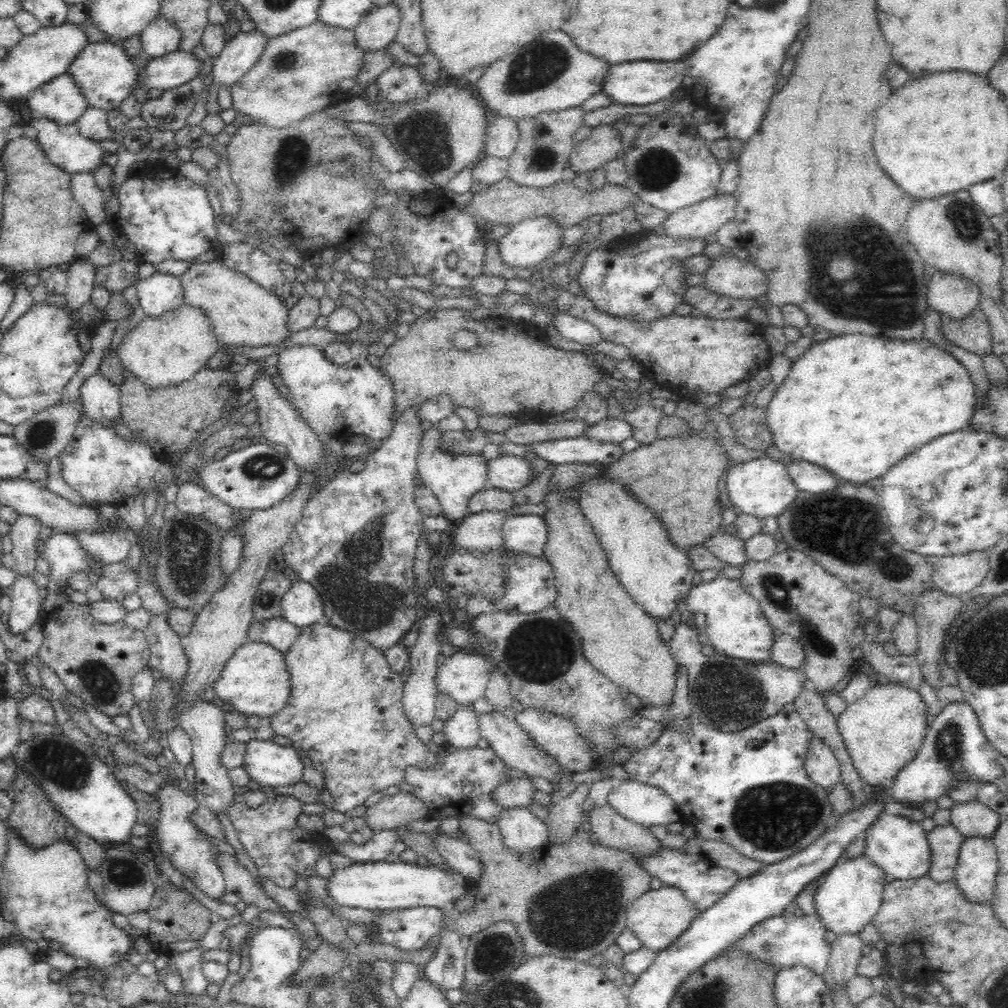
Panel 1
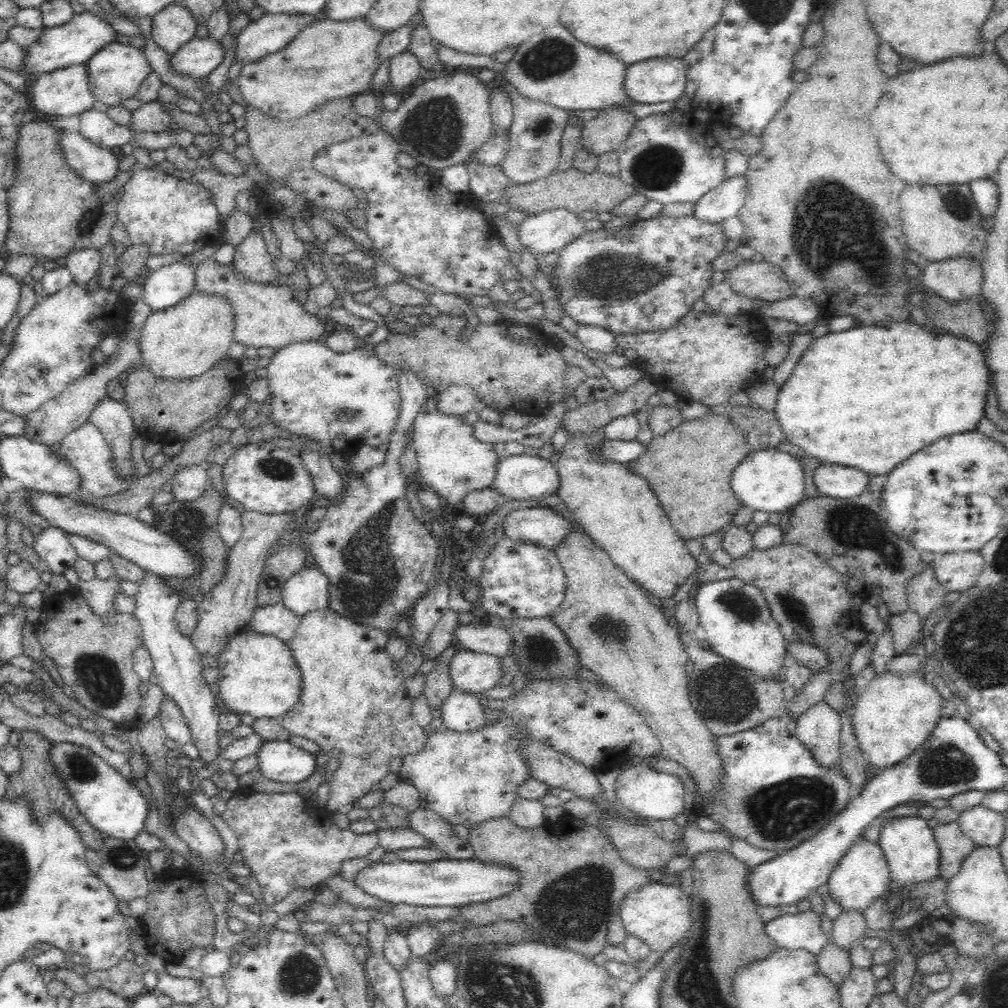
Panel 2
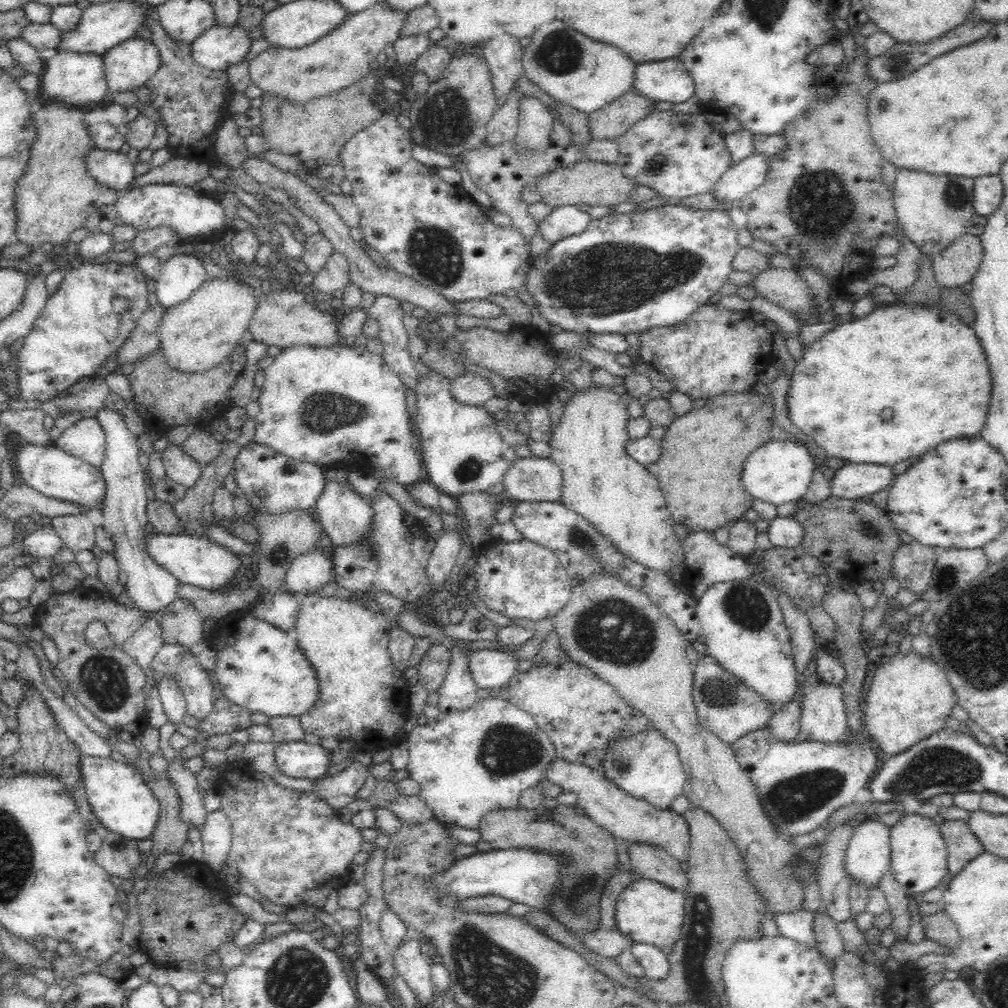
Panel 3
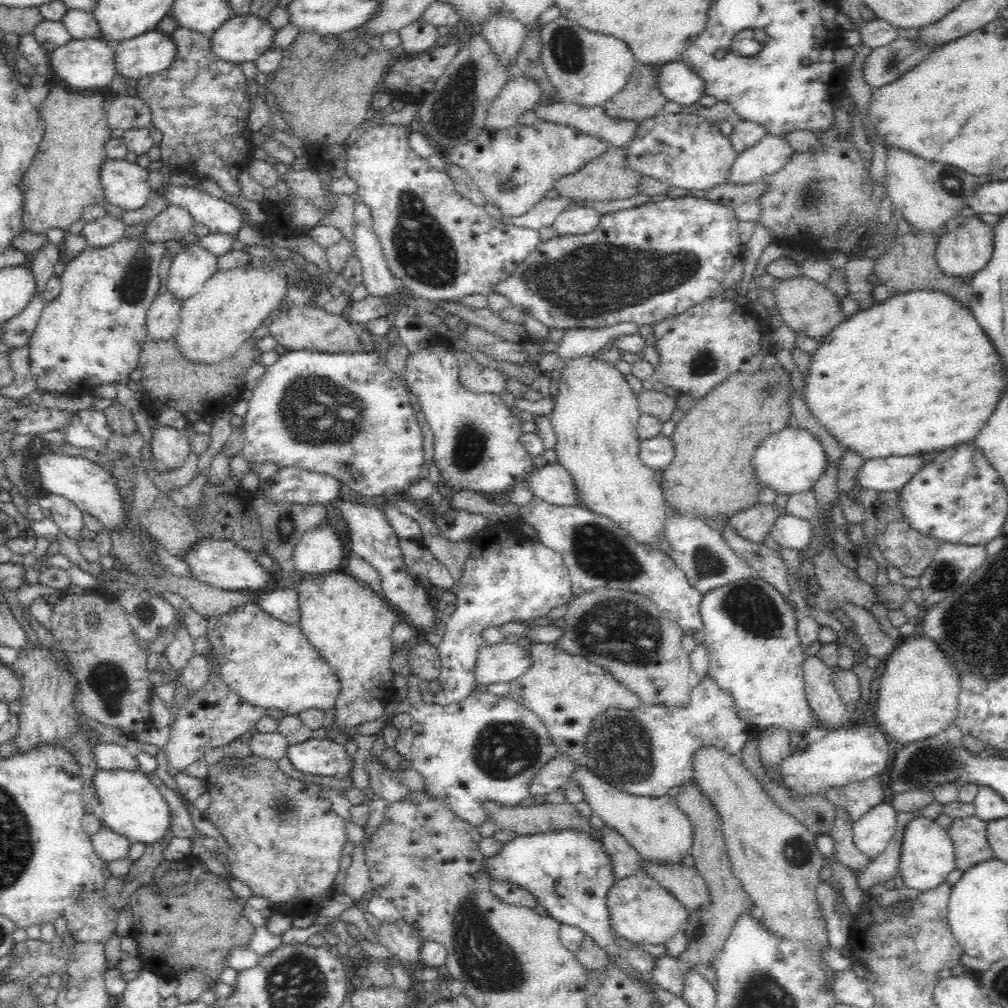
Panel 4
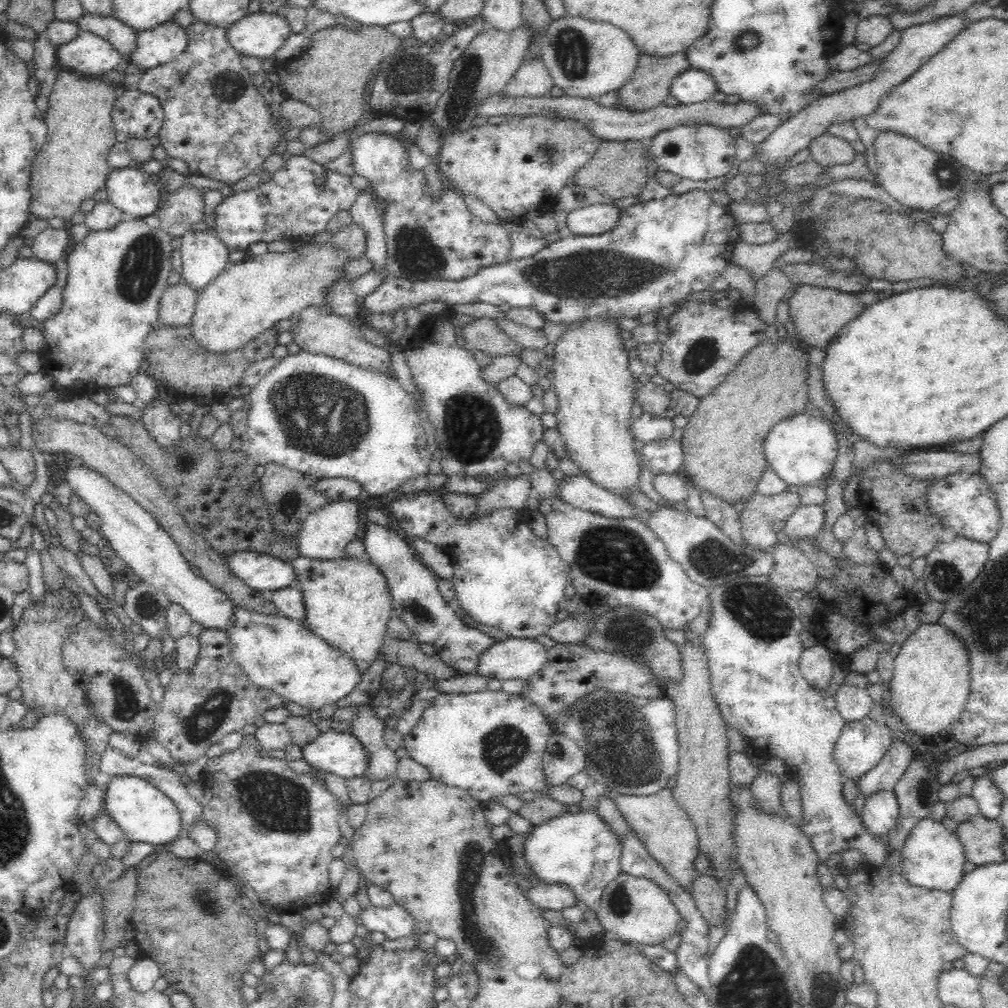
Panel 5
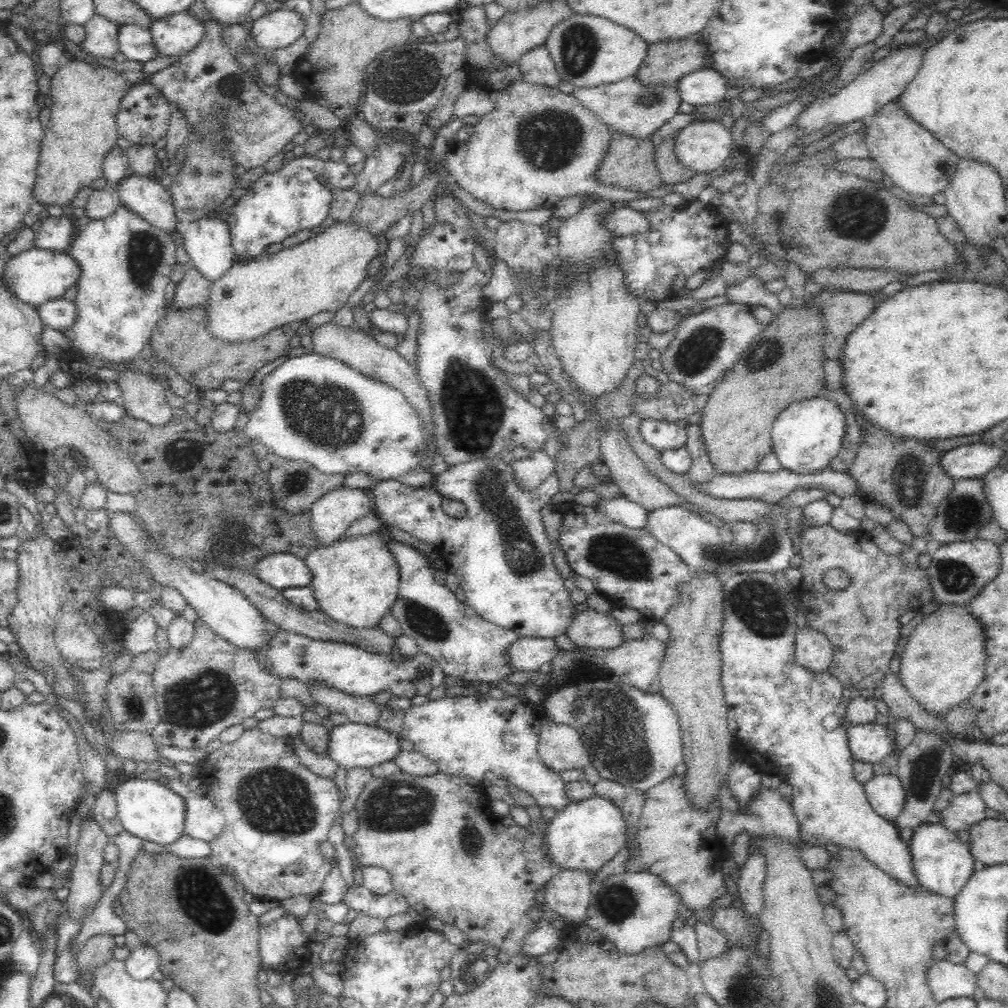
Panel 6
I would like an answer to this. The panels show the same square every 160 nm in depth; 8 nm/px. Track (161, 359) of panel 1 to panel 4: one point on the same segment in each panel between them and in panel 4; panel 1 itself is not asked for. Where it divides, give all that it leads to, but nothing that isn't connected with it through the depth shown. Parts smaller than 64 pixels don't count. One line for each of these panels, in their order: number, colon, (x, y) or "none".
2: (181, 342)
3: (196, 335)
4: (214, 323)

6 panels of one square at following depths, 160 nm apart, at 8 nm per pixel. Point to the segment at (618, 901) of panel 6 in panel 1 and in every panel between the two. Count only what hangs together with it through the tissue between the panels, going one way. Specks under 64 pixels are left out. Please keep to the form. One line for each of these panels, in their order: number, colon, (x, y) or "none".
1: (658, 917)
2: (660, 915)
3: (647, 911)
4: (640, 910)
5: (632, 909)

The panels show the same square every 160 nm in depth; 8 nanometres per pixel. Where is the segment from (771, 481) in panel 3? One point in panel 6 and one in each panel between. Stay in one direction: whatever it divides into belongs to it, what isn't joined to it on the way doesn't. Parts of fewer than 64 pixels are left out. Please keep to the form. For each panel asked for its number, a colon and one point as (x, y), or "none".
4: (789, 461)
5: (801, 450)
6: (805, 437)

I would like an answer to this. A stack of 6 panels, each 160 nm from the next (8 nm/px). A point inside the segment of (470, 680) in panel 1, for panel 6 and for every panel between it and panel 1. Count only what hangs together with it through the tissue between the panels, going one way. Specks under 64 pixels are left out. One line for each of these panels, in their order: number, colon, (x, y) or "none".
2: (472, 672)
3: (489, 668)
4: (500, 662)
5: (518, 658)
6: (528, 654)

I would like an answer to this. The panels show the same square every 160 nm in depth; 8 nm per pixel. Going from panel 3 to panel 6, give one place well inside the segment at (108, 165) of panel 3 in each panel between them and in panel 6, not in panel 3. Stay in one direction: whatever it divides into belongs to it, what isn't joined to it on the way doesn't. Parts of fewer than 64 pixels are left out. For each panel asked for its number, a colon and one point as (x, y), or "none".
4: (125, 184)
5: (130, 189)
6: (147, 198)

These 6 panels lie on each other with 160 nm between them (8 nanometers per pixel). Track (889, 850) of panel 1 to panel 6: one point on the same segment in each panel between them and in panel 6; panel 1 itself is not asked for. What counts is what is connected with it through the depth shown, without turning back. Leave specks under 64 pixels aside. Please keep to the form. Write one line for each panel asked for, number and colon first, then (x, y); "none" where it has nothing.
2: (908, 844)
3: (919, 854)
4: (927, 857)
5: (932, 857)
6: (942, 864)

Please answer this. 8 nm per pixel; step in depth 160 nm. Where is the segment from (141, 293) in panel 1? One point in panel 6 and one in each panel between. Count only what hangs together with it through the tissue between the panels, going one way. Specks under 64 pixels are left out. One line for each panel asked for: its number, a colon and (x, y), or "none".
2: (168, 285)
3: (182, 274)
4: (189, 269)
5: (204, 256)
6: (207, 243)

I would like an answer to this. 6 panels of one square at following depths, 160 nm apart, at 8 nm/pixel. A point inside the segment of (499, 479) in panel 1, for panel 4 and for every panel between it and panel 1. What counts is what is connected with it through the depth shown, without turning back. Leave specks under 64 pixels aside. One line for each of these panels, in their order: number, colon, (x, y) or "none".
2: (522, 476)
3: (533, 479)
4: (551, 482)

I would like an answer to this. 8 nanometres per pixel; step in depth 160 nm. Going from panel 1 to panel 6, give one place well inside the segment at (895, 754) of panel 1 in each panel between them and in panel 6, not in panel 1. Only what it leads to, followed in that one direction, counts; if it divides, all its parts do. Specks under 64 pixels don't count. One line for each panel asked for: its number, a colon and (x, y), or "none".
2: (895, 714)
3: (909, 698)
4: (918, 694)
5: (929, 688)
6: (941, 663)

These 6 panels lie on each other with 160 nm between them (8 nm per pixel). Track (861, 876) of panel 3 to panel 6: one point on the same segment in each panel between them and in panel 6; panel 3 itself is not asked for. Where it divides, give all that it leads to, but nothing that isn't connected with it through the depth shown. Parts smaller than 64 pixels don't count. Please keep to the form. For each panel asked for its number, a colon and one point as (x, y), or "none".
4: (872, 833)
5: (879, 812)
6: (884, 792)

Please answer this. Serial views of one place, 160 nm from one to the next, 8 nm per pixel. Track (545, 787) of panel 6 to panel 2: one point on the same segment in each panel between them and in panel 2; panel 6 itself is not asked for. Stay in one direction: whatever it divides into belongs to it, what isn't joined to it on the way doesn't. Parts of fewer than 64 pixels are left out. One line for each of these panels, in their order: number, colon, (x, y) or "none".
2: (466, 778)
3: (467, 764)
4: (484, 748)
5: (490, 743)

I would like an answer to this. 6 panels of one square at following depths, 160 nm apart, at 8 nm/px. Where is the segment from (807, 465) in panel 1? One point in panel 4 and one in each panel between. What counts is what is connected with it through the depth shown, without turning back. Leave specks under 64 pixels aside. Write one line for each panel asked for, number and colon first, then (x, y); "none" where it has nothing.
2: (832, 480)
3: (852, 481)
4: (888, 474)

